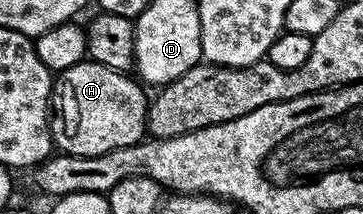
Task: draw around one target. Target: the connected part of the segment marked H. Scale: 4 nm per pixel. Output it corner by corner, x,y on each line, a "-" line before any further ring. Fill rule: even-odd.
93,60
72,64
72,68
61,71
56,106
62,109
61,149
65,153
104,156
104,152
134,146
147,137
148,97
141,90
143,87
130,76
129,73
113,70

